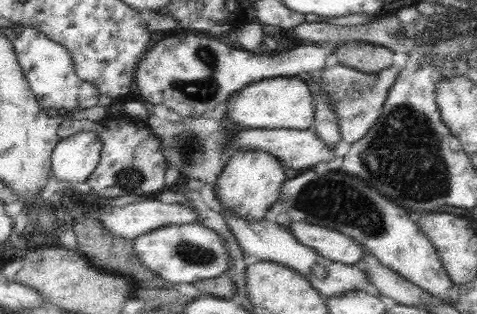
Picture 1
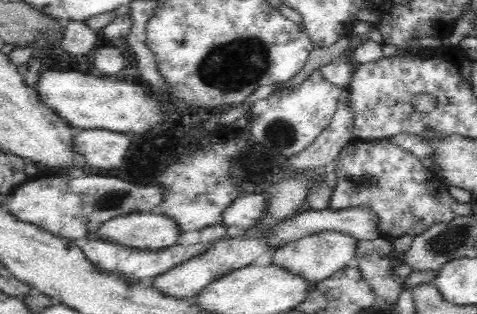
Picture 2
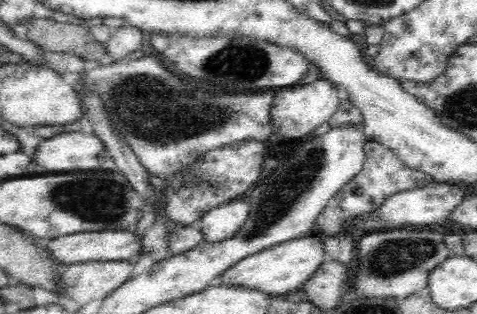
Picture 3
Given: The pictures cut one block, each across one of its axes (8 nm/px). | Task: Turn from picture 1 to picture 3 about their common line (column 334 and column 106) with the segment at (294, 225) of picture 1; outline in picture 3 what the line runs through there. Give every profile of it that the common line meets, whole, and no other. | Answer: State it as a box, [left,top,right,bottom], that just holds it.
[46,230,142,268]

